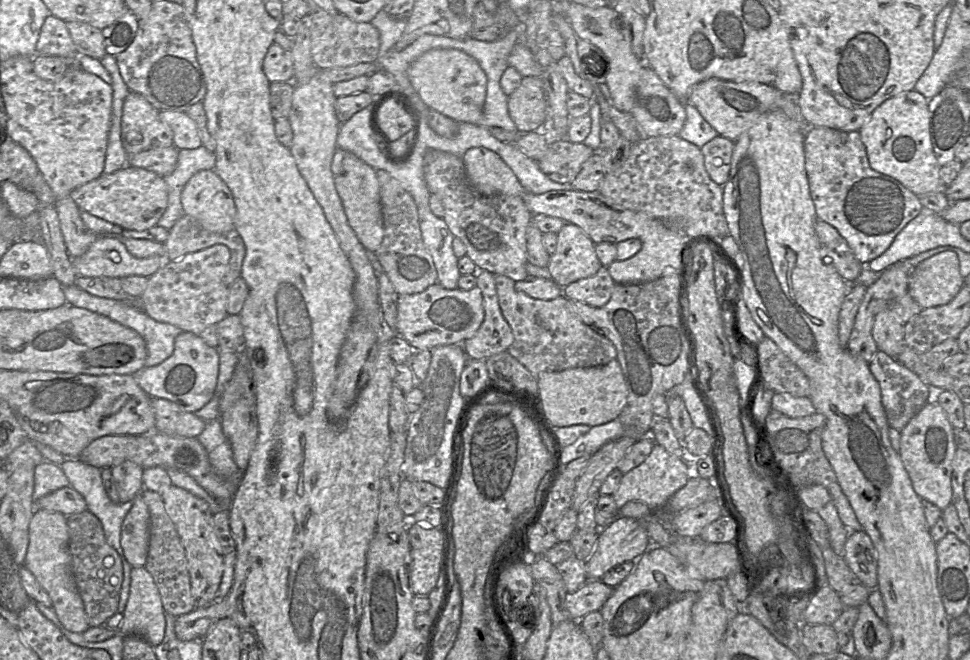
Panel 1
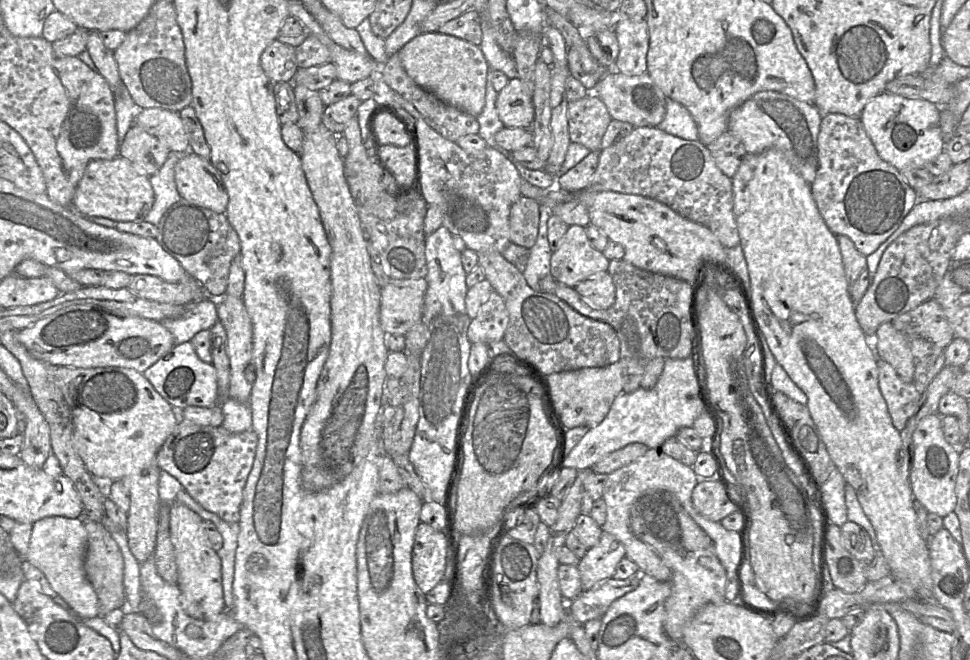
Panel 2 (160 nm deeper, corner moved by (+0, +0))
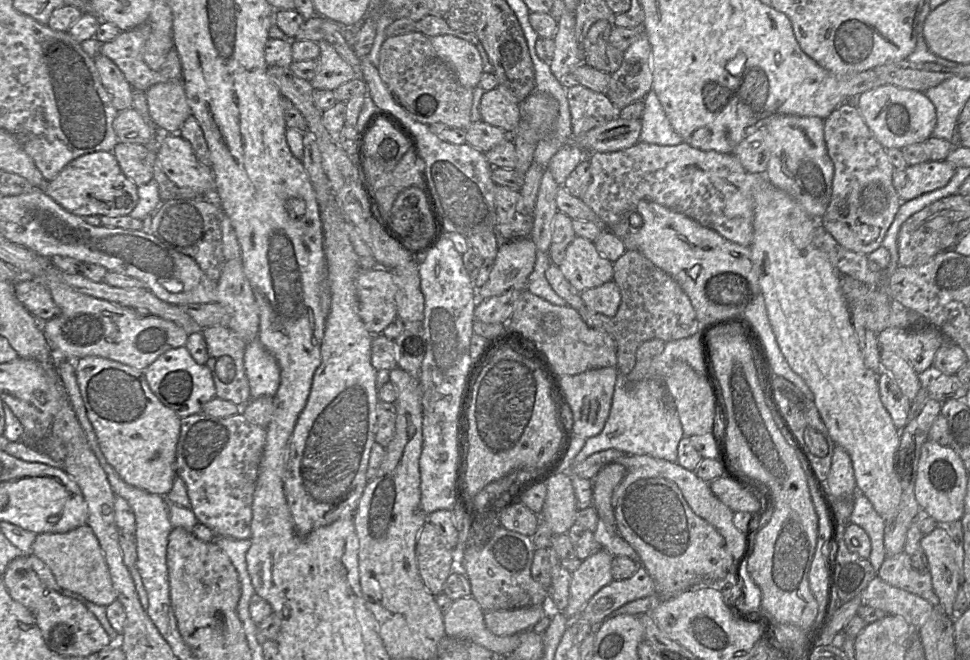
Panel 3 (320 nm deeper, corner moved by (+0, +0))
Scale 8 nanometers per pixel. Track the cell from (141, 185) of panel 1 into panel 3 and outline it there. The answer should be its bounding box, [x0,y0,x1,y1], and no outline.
[45,151,139,217]

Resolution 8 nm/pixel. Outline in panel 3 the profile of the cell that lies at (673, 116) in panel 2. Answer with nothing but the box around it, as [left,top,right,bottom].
[639,90,684,146]

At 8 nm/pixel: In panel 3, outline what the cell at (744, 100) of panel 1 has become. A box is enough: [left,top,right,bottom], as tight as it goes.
[765,115,834,219]

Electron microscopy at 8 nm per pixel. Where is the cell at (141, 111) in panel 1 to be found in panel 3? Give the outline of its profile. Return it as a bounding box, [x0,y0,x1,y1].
[113,142,156,187]

